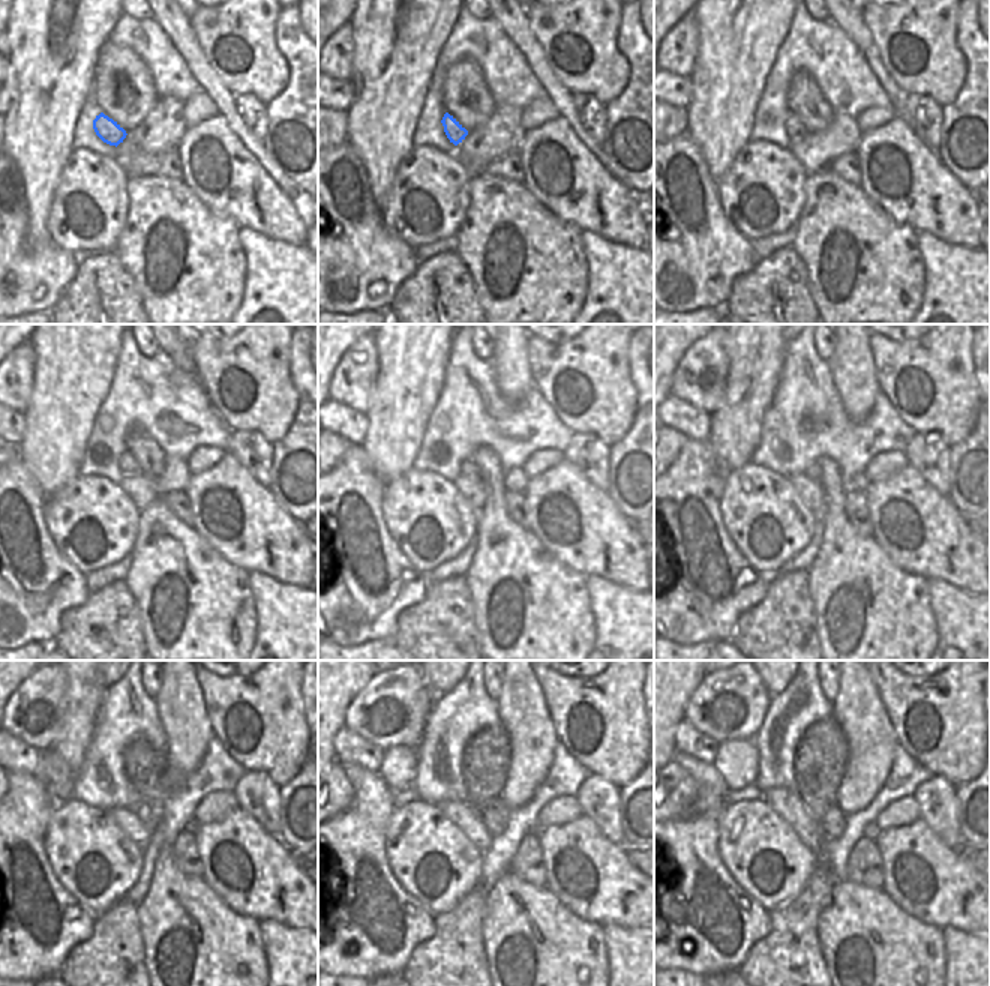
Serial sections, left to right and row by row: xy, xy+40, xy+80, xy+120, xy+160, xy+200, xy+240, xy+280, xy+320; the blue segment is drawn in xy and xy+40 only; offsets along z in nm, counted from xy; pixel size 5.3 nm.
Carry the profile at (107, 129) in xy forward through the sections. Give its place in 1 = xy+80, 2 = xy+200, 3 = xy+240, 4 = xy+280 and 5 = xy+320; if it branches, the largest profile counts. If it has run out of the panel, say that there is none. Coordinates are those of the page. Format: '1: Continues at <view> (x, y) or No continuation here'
1: Continues at xy+80 (795, 129)
2: Continues at xy+200 (813, 471)
3: Continues at xy+240 (150, 812)
4: Continues at xy+280 (495, 817)
5: Continues at xy+320 (833, 826)

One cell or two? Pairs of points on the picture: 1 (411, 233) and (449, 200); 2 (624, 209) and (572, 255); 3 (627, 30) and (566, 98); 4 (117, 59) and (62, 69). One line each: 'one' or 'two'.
1: one
2: two
3: two
4: two

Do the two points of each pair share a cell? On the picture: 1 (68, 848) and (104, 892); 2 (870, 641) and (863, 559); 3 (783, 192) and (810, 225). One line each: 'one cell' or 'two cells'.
1: one cell
2: one cell
3: two cells

